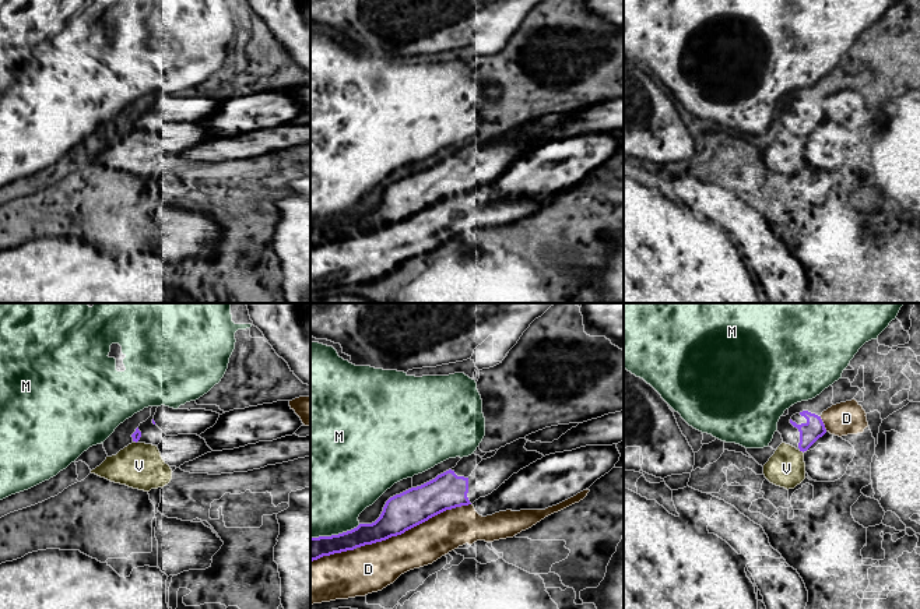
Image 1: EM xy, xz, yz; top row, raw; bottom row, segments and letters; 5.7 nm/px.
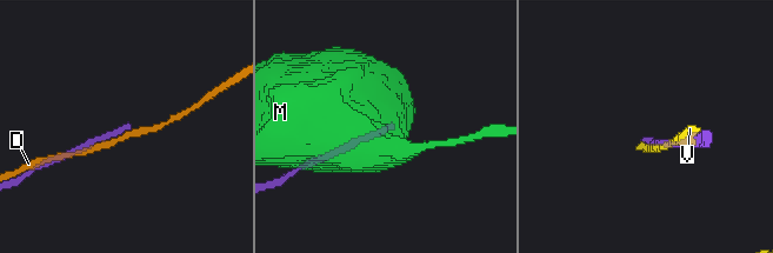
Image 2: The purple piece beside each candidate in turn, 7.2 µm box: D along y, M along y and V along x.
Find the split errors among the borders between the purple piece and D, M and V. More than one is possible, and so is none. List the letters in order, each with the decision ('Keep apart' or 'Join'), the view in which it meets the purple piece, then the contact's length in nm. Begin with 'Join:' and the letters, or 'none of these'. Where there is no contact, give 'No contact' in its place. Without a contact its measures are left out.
Join: none of these
D: Keep apart. Touches purple in xz. Shared border 1000 nm
M: Keep apart. Touches purple in xz. Shared border 300 nm
V: Keep apart. Touches purple in yz. Shared border 40 nm

